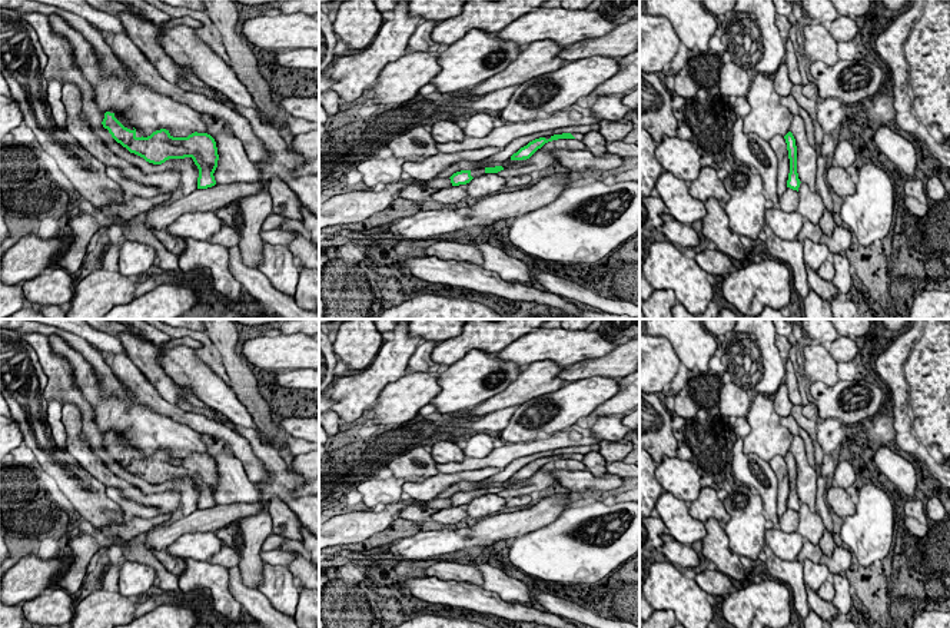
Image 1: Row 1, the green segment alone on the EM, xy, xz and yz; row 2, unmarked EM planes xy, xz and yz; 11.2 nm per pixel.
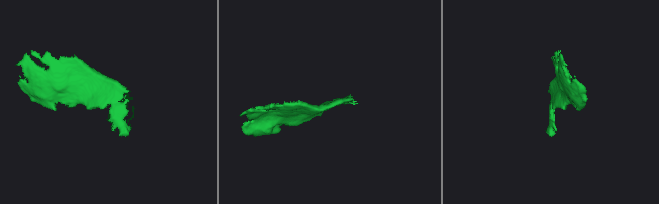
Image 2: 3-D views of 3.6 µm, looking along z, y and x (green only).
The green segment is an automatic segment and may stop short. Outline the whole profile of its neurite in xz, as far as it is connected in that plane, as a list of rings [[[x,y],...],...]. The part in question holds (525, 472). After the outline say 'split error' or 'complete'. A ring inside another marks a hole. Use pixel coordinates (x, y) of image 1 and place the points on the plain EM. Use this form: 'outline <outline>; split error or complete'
outline [[[562,453],[562,455],[554,455],[547,458],[539,458],[532,462],[529,462],[527,466],[521,468],[516,474],[511,476],[511,481],[527,481],[529,479],[538,469],[541,469],[545,463],[558,461],[558,459],[577,459],[584,461],[584,455],[581,453]]]; split error

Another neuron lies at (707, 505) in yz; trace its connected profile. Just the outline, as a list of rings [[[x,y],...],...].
[[[701,488],[698,498],[688,505],[688,512],[692,518],[707,522],[710,518],[717,519],[725,525],[730,521],[723,501],[712,488]]]

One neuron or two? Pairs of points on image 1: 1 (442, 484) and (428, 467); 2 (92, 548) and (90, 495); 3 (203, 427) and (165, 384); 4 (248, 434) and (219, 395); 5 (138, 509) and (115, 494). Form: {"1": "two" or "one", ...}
{"1": "two", "2": "two", "3": "two", "4": "two", "5": "one"}

